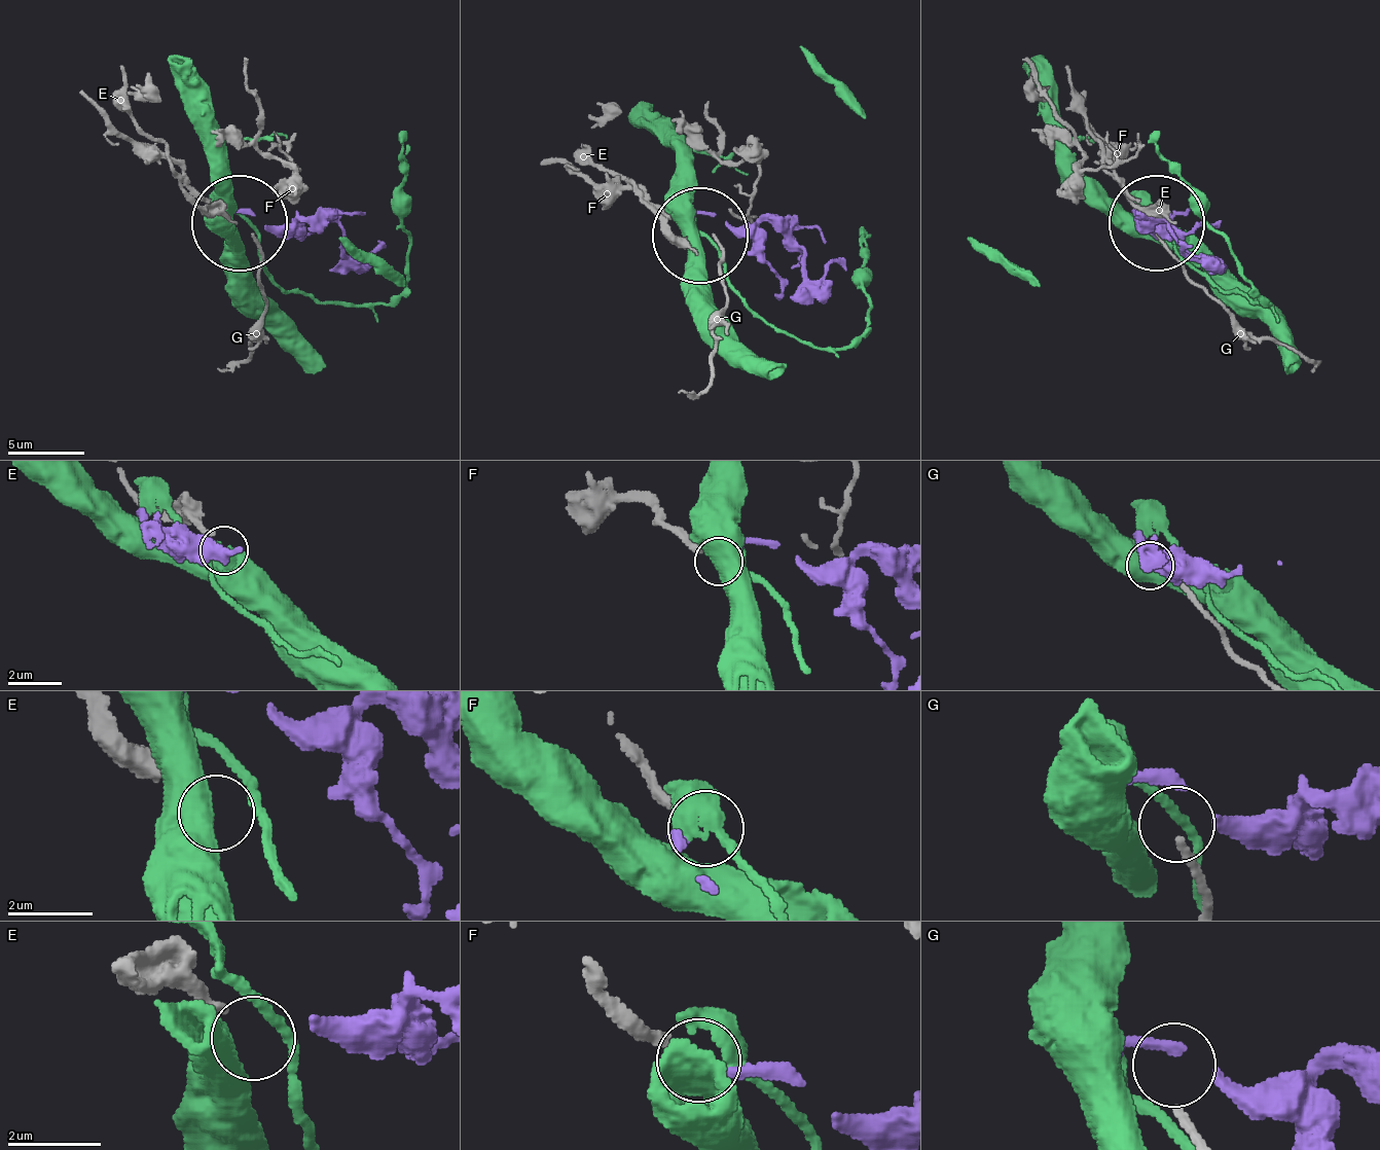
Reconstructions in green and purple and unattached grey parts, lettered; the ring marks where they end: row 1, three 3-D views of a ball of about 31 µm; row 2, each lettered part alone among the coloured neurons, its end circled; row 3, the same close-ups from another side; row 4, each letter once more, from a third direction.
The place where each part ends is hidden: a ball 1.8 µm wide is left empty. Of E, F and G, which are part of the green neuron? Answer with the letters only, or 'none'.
none

